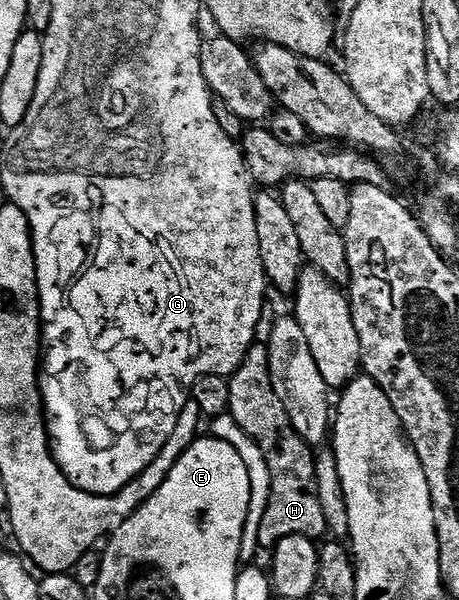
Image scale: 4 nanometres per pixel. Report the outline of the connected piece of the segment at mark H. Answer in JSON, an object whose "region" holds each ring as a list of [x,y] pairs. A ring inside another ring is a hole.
{"region":[[[256,342],[248,350],[244,362],[229,377],[230,410],[228,415],[236,418],[240,430],[264,450],[264,468],[272,482],[272,494],[268,498],[268,510],[264,510],[264,522],[260,522],[258,547],[273,549],[289,536],[307,536],[317,541],[318,536],[326,536],[328,529],[324,522],[324,509],[320,507],[320,494],[316,490],[315,453],[311,445],[296,434],[284,410],[284,402],[276,398],[276,390],[270,377],[270,349],[265,343]]]}

